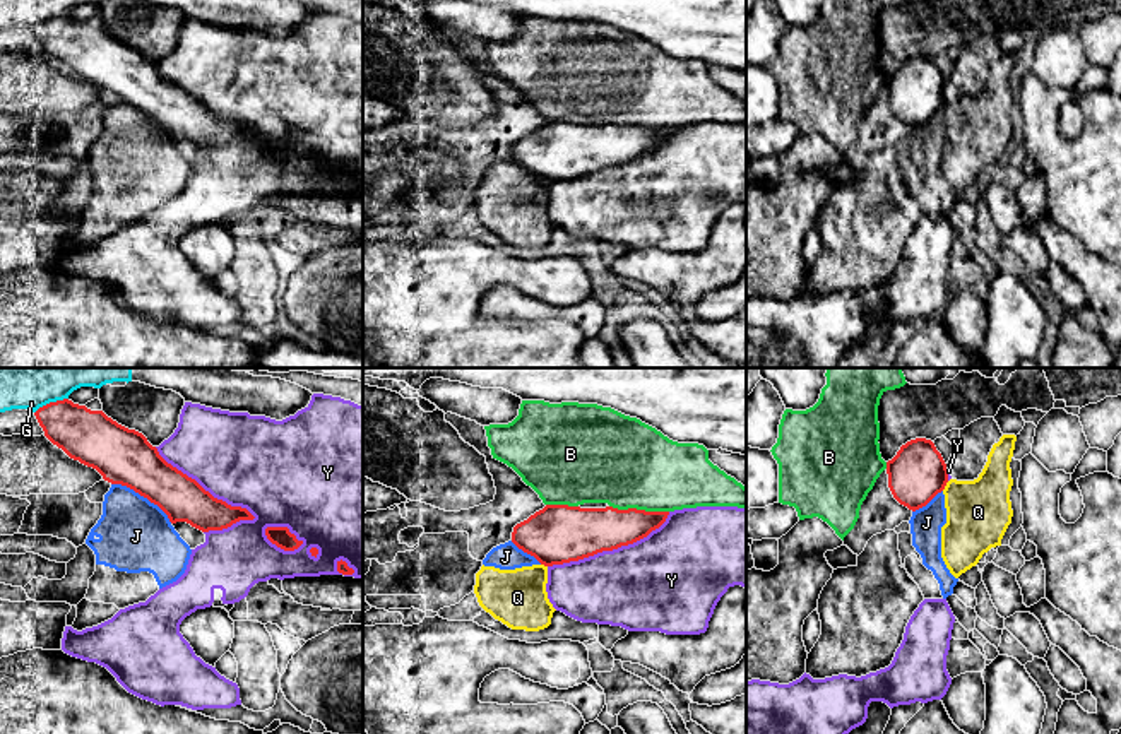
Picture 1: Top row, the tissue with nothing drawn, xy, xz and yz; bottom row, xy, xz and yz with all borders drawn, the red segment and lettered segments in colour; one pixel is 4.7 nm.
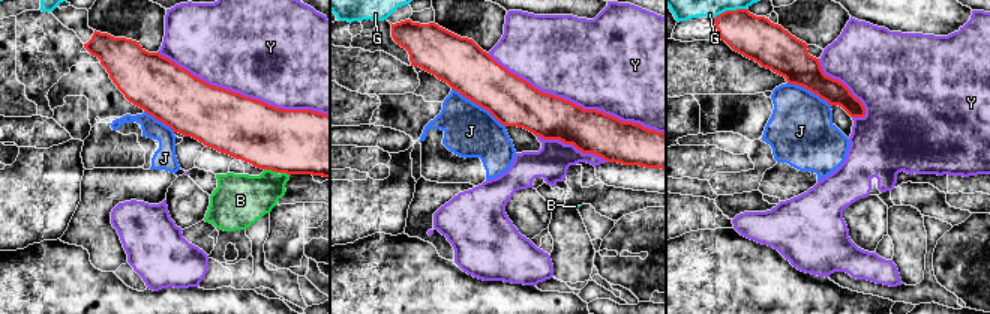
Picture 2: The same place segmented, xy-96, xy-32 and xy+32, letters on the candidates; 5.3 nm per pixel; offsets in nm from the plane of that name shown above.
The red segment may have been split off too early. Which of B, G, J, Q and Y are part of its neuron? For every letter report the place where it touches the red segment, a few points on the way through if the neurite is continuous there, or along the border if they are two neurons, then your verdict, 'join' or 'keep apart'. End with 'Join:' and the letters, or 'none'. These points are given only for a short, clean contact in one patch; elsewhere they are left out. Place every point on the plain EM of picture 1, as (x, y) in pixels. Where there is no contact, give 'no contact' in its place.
B: contact xz (639, 127); keep apart
G: contact xy (50, 19); keep apart
J: contact xy (142, 112); border xy (112, 100), (120, 100), (146, 113), (172, 139); keep apart
Q: contact yz (945, 101); keep apart
Y: contact xy (202, 105); keep apart
Join: none

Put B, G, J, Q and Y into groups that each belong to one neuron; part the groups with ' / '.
B / G / J Q / Y

